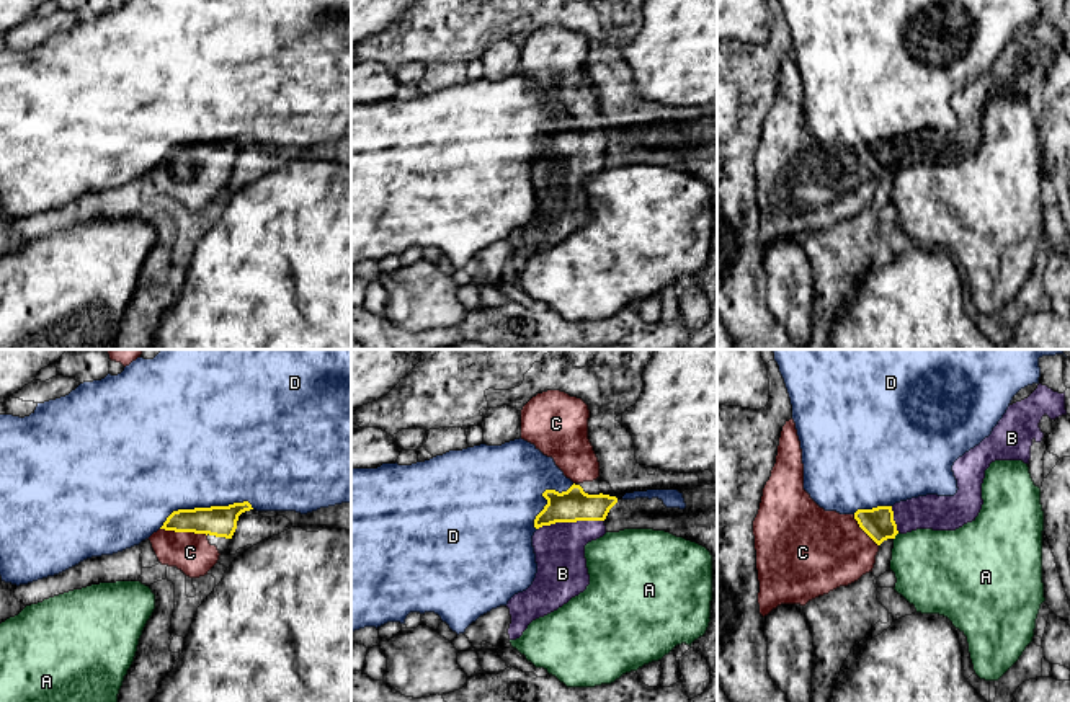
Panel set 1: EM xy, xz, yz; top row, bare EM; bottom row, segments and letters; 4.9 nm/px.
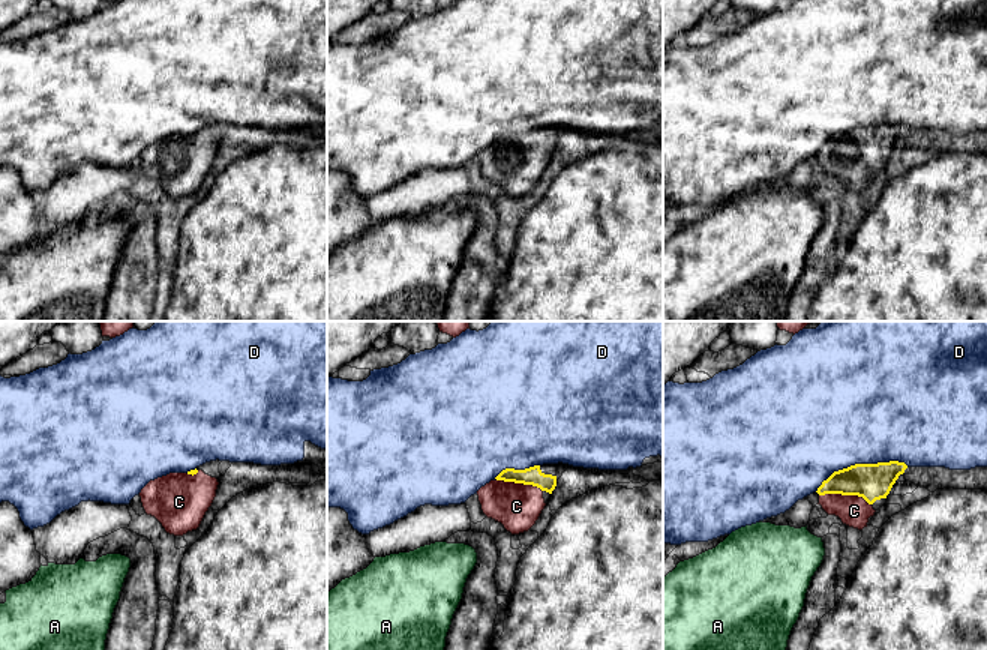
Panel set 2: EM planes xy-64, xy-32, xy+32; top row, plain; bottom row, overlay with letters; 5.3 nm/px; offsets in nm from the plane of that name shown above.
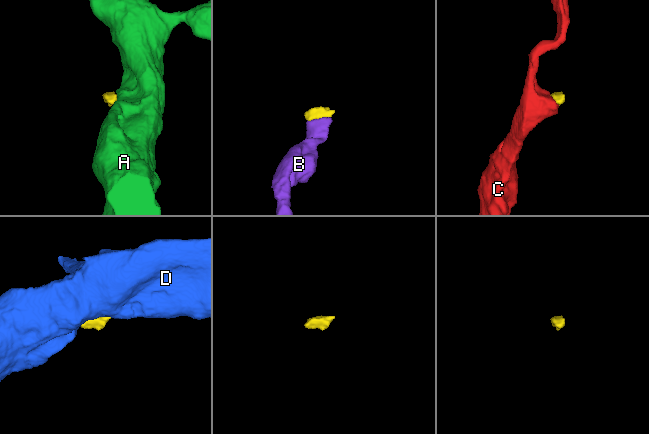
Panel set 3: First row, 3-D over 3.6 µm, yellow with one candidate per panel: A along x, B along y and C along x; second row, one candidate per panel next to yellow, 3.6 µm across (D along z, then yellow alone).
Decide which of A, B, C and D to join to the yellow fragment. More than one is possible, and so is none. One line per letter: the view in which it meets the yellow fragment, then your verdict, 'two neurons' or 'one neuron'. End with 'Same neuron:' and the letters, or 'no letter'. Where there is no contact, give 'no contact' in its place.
A: meets yellow in yz; two neurons
B: meets yellow in xz; one neuron
C: meets yellow in xy; one neuron
D: meets yellow in xy; two neurons
Same neuron: B, C

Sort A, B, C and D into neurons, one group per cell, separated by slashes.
A / B C / D

